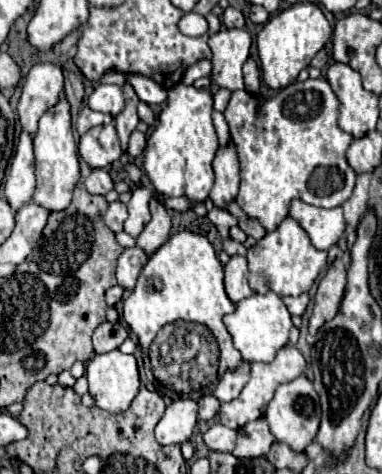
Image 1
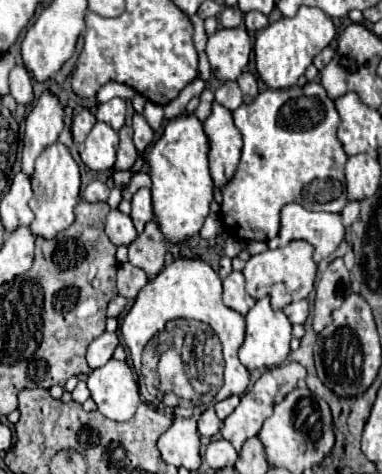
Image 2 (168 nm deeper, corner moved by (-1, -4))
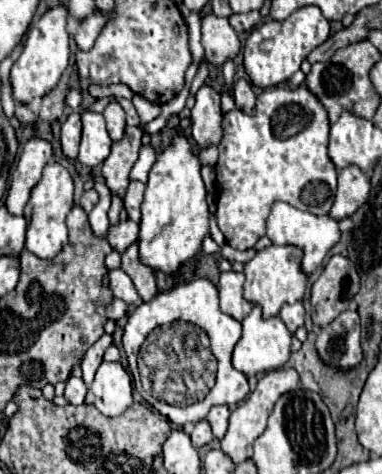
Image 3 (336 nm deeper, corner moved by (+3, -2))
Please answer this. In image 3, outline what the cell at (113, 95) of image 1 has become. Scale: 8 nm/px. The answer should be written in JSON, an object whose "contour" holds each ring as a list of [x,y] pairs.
{"contour":[[[109,102],[107,108],[103,110],[103,118],[107,122],[107,132],[113,142],[121,140],[123,130],[125,130],[125,112],[119,106],[119,102]]]}

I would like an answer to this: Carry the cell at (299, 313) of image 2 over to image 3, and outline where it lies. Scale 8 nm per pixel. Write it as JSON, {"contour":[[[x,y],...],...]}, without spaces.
{"contour":[[[295,302],[295,304],[285,304],[279,312],[279,318],[285,322],[285,326],[295,332],[299,326],[303,326],[303,318],[305,318],[305,310],[303,310],[303,304],[301,302]]]}

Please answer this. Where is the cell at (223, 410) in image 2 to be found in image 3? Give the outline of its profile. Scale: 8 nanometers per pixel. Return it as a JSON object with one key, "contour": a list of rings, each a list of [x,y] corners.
{"contour":[[[213,406],[207,414],[207,420],[213,428],[213,434],[217,440],[221,440],[225,436],[227,430],[227,418],[229,418],[229,408],[227,406]]]}

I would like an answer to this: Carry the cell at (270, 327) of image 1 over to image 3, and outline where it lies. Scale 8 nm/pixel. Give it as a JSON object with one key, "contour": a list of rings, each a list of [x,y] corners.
{"contour":[[[253,306],[251,314],[243,320],[243,336],[233,350],[233,366],[239,372],[243,372],[245,376],[255,376],[259,372],[277,370],[277,368],[285,366],[285,362],[289,360],[289,354],[291,354],[289,344],[291,344],[291,332],[281,322],[281,318],[273,316],[273,318],[265,320],[261,316],[261,308]]]}

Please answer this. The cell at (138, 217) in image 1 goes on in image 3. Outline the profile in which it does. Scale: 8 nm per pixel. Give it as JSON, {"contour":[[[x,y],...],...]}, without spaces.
{"contour":[[[129,182],[129,188],[125,192],[125,210],[127,210],[127,214],[133,222],[141,220],[139,206],[143,202],[143,194],[145,194],[145,184],[143,182]]]}

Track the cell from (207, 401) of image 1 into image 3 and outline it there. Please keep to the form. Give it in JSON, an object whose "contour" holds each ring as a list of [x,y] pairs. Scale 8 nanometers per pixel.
{"contour":[[[199,420],[191,430],[191,440],[193,440],[193,446],[197,446],[197,448],[203,444],[209,444],[213,440],[211,424],[207,420]]]}

